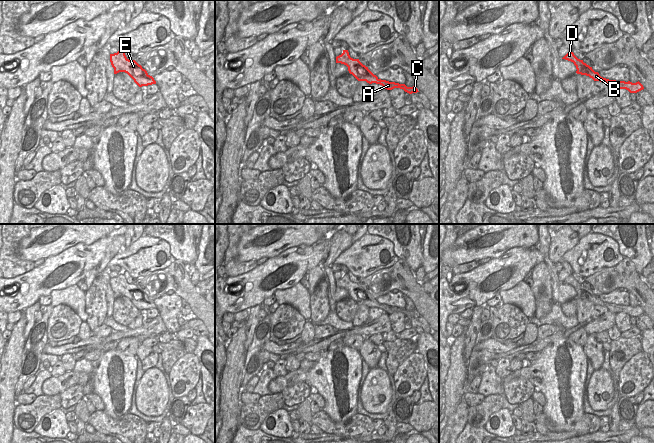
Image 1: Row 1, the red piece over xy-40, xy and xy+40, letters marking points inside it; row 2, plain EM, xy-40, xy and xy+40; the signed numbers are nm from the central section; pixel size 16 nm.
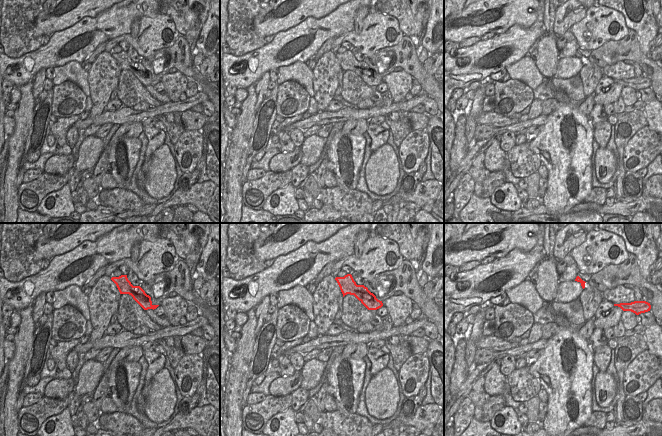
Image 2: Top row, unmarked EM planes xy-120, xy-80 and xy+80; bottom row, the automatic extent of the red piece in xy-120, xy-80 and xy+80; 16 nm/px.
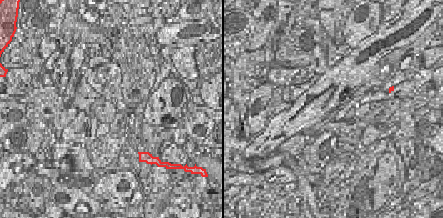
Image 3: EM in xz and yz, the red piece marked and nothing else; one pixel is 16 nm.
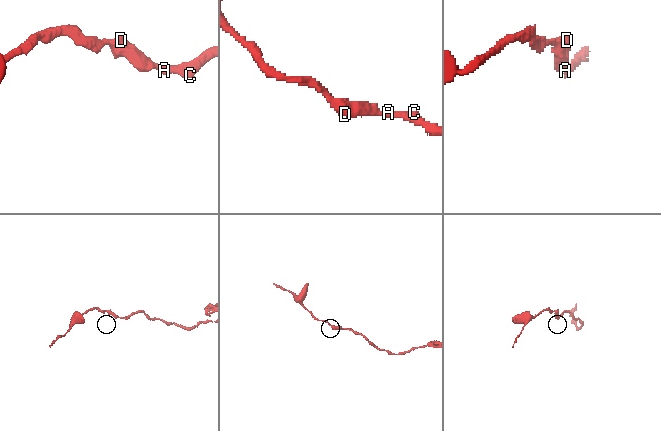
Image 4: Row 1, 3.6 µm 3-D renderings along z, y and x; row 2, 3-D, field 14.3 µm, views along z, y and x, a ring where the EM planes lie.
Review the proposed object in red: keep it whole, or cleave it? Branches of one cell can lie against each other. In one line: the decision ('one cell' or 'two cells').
one cell

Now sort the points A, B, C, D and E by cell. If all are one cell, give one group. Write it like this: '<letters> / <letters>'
A B C D E

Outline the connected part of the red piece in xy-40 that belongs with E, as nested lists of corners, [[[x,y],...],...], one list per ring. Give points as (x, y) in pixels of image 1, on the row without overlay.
[[[124,274],[110,278],[110,286],[114,292],[114,298],[119,296],[127,297],[139,311],[156,308],[154,302],[141,289],[126,281]]]

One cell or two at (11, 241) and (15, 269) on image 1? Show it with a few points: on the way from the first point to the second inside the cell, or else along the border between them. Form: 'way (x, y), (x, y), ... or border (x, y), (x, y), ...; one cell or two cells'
way (11, 248), (11, 262); one cell

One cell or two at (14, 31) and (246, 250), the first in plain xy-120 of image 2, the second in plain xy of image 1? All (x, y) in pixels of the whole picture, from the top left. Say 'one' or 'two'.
two

